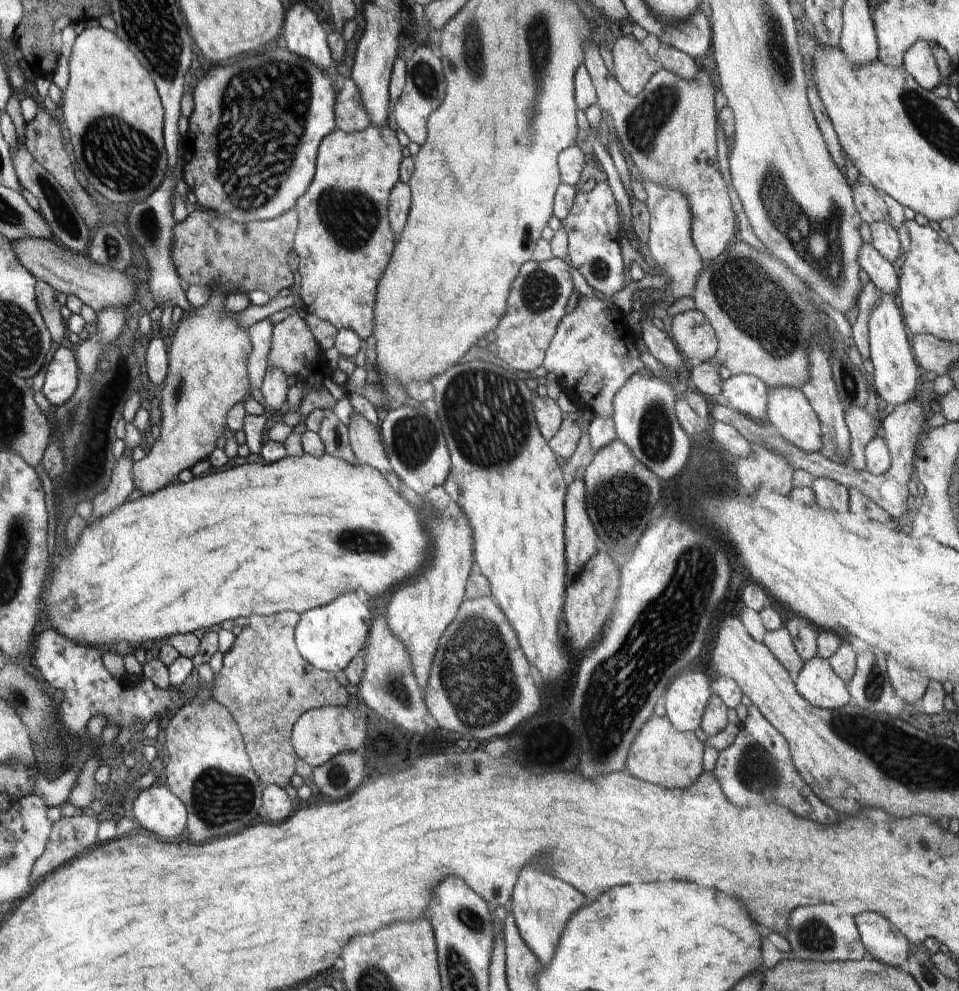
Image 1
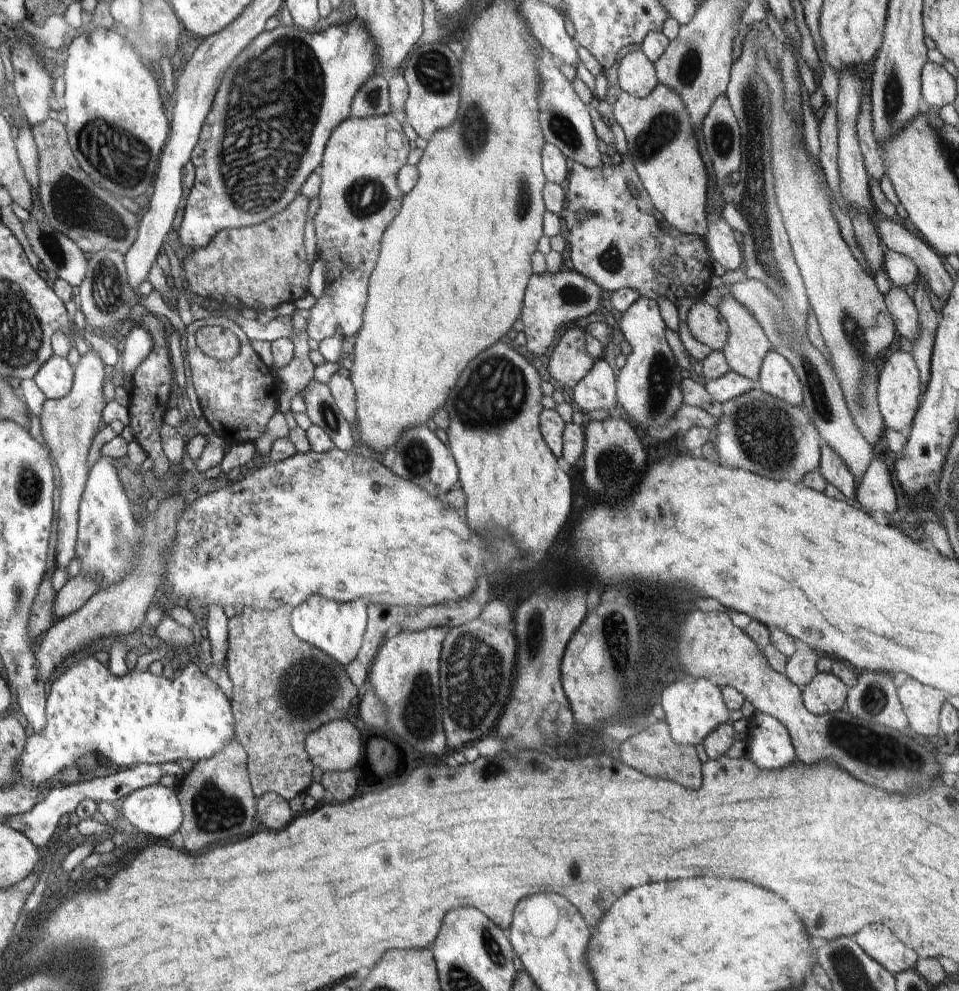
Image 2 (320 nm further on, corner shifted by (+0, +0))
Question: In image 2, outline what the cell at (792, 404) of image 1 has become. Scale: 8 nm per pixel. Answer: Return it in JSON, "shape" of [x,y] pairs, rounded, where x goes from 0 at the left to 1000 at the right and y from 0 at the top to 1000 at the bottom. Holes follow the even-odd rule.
{"shape":[[[808,354],[801,355],[795,365],[791,379],[789,390],[795,396],[828,412],[837,411],[836,387],[818,359]]]}

